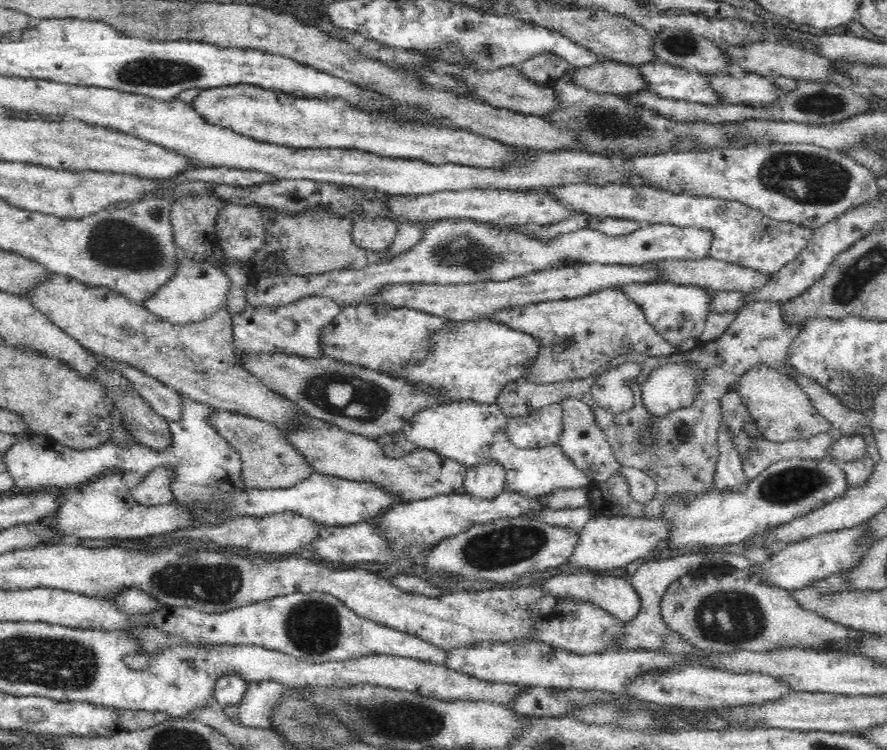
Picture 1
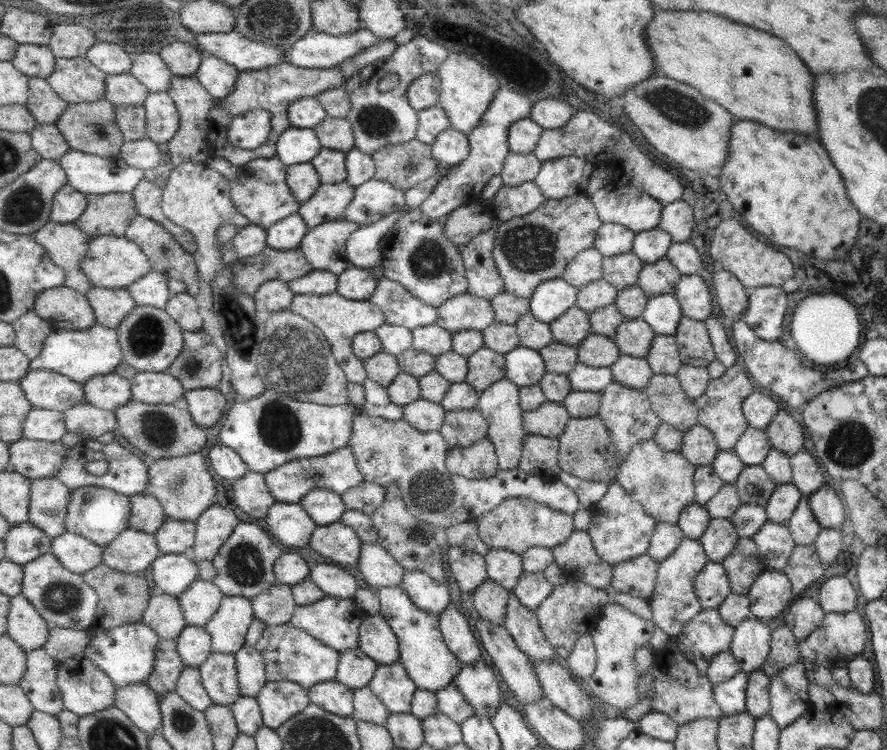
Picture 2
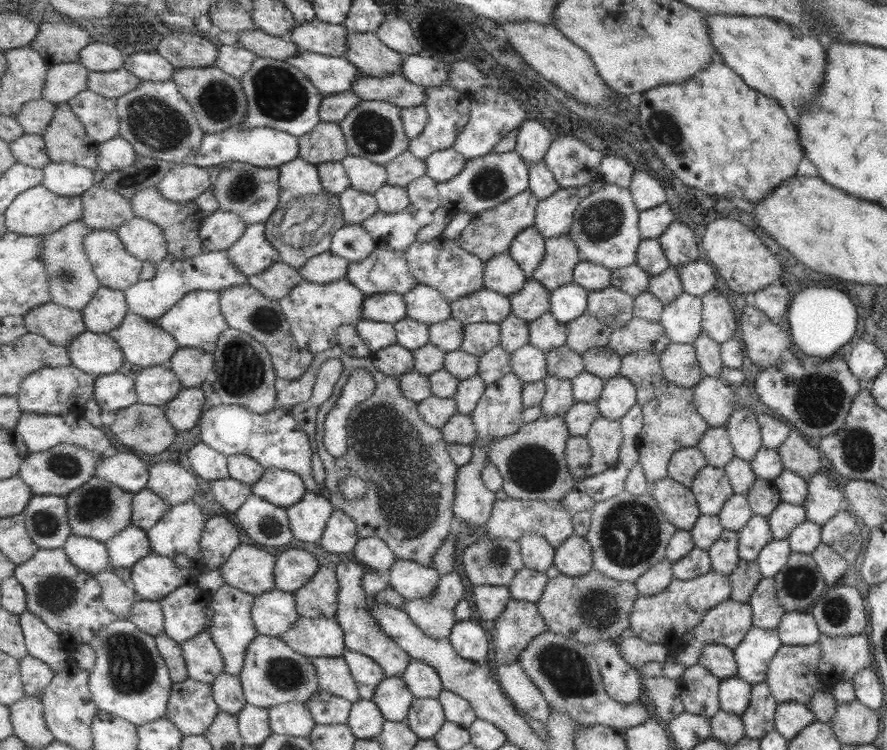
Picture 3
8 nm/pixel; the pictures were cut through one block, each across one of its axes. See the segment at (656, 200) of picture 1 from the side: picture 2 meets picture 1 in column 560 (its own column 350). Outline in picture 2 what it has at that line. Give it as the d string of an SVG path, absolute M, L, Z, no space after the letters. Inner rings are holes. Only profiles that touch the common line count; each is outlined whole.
M347 181L322 184L307 202L300 205L299 214L312 228L326 222L346 218L349 205L354 201L356 187Z

